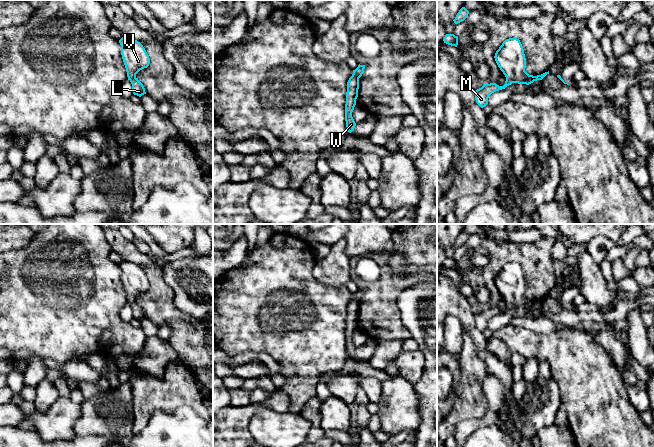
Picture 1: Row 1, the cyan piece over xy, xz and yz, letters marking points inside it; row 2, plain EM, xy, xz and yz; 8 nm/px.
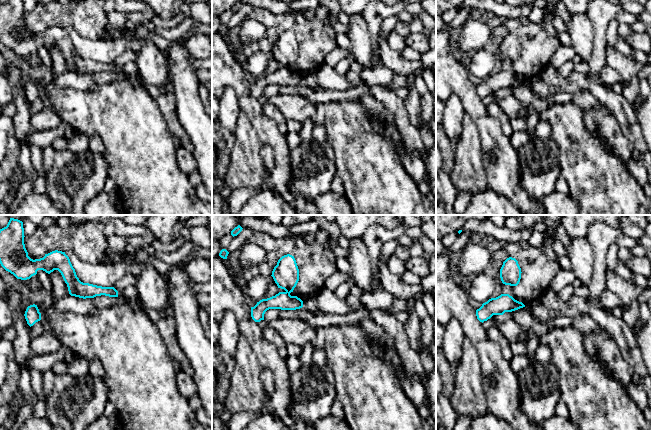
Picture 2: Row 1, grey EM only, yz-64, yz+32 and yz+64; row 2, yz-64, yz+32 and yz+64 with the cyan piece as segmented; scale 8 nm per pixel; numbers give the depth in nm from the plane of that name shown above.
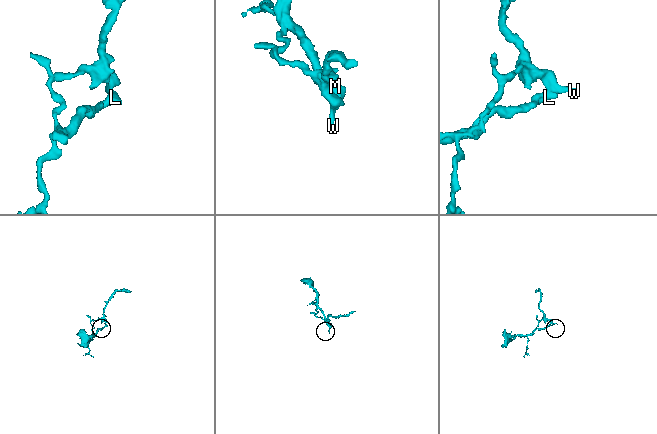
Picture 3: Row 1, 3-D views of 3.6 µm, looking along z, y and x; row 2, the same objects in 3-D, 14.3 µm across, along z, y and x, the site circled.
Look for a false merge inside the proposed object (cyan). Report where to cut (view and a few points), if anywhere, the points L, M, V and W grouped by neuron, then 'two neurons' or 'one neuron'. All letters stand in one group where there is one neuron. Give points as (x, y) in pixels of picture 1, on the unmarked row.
yz (506, 301), (515, 306) | L M / V W | two neurons

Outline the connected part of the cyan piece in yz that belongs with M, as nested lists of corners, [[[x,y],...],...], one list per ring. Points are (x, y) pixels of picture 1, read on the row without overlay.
[[[506,302],[505,308],[499,310],[496,307],[484,307],[484,309],[475,315],[476,327],[481,331],[485,331],[488,328],[489,320],[499,314],[505,313],[507,310],[515,307],[512,303]]]

